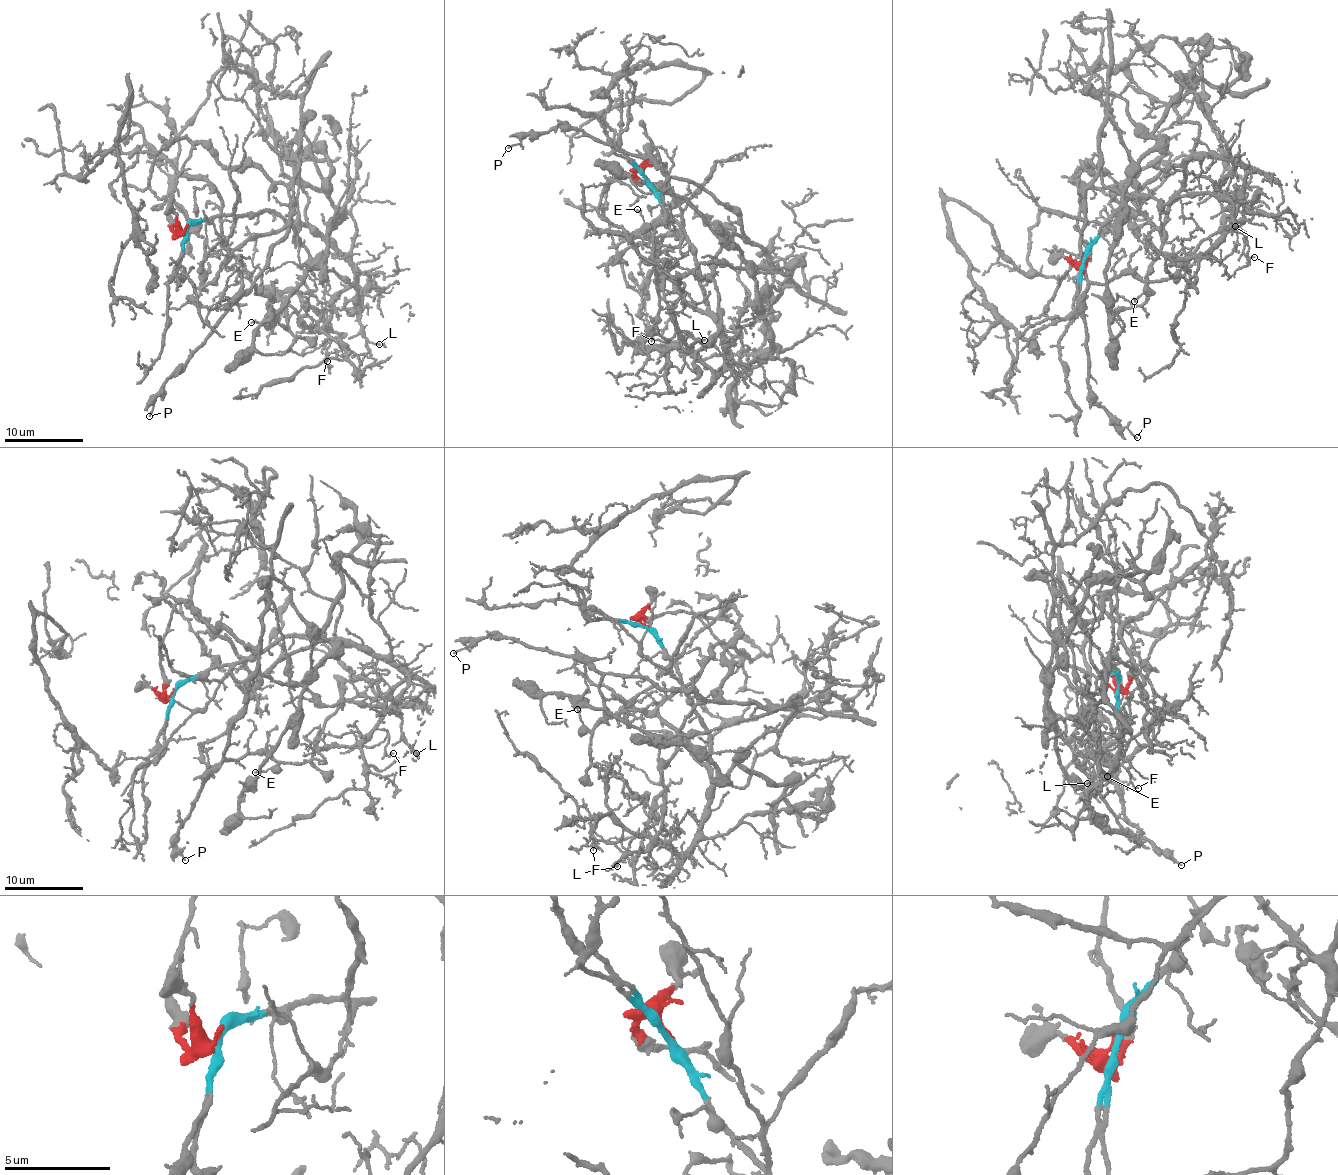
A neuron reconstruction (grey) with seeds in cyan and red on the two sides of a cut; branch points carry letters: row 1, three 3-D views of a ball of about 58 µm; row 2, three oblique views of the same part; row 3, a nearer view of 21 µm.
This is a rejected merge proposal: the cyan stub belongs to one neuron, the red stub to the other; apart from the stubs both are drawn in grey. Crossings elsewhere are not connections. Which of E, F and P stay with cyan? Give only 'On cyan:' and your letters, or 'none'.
On cyan: F

